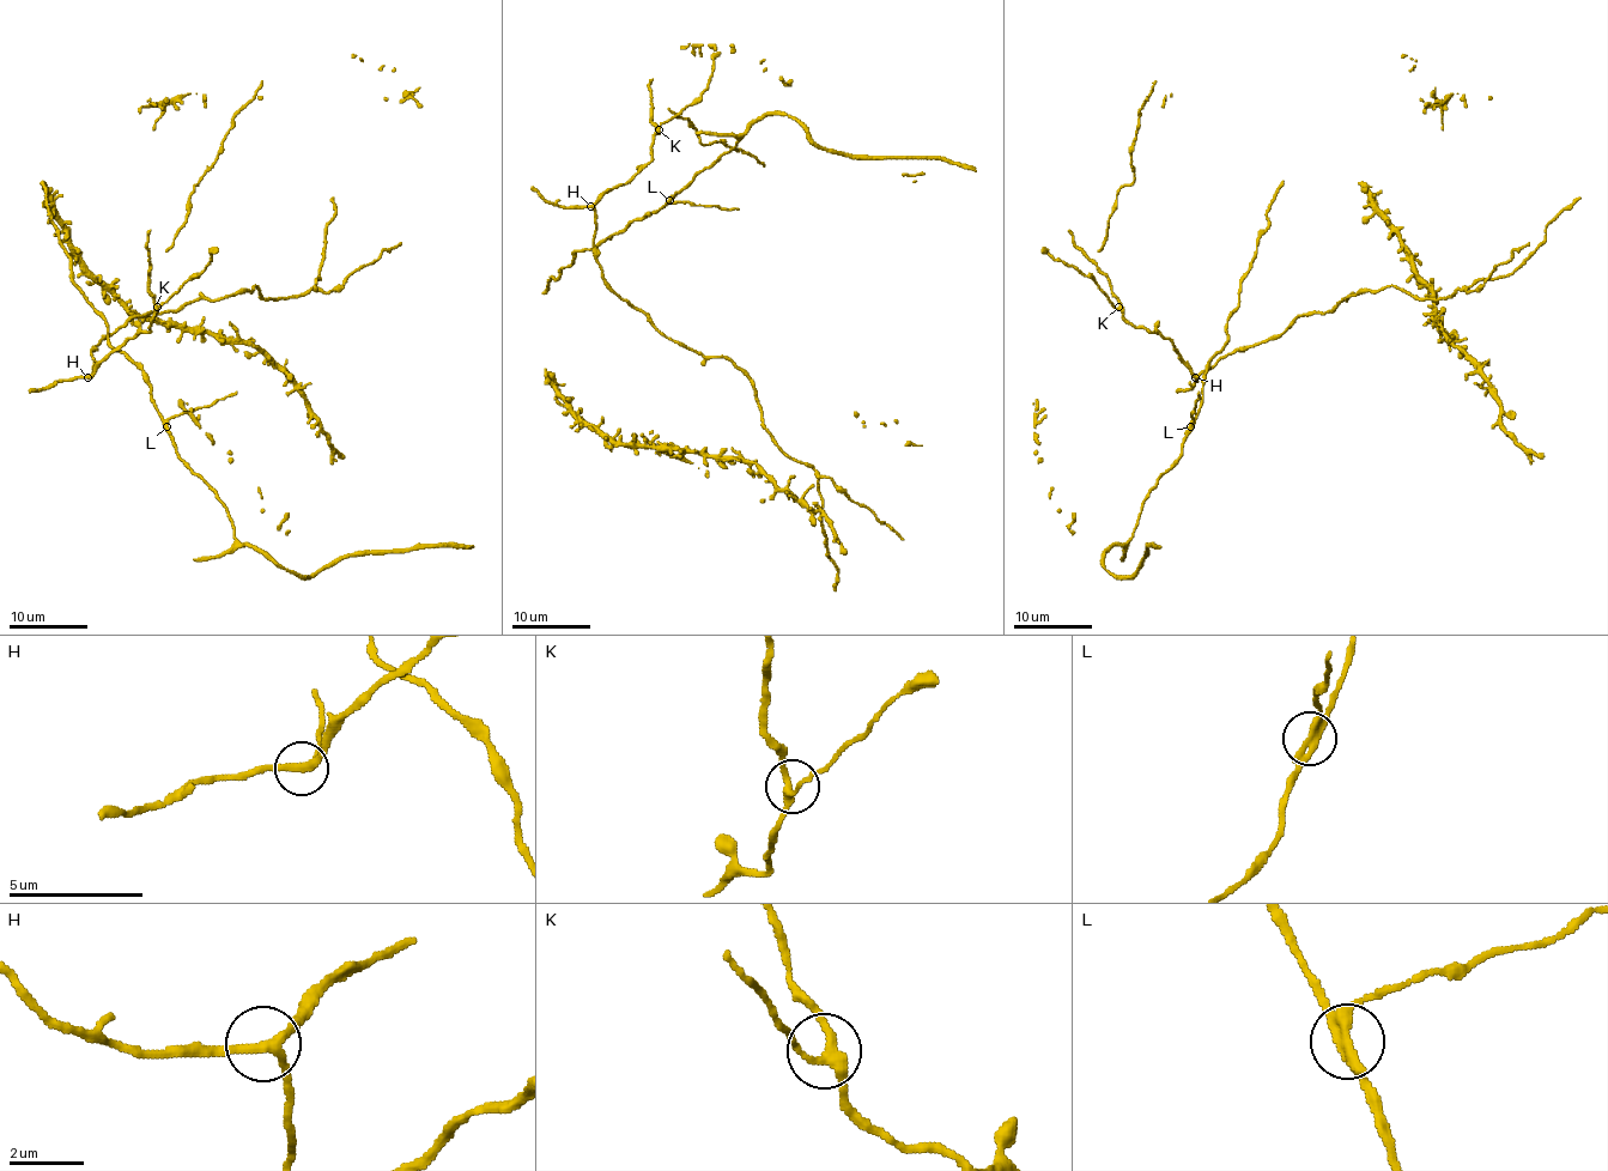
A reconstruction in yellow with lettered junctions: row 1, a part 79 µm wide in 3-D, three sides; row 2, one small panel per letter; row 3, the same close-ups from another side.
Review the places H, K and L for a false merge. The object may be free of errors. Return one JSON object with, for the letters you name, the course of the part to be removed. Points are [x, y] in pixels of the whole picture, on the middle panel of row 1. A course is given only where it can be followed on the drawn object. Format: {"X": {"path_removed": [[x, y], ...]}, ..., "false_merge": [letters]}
{"L": {"path_removed": [[668, 200], [672, 204], [686, 201], [739, 210]]}, "false_merge": ["L"]}

